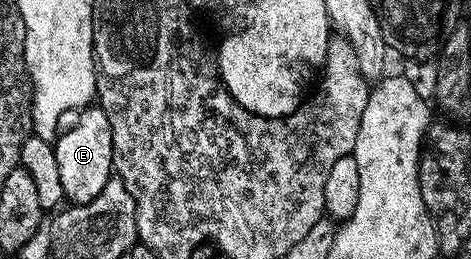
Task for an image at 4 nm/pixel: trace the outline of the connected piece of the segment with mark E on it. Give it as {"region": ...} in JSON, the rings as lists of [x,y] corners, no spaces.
{"region":[[[87,106],[74,118],[74,125],[71,128],[63,127],[53,141],[62,195],[71,205],[92,202],[92,198],[96,198],[96,194],[108,186],[114,172],[112,126],[108,126],[108,114],[104,114],[101,106]]]}

